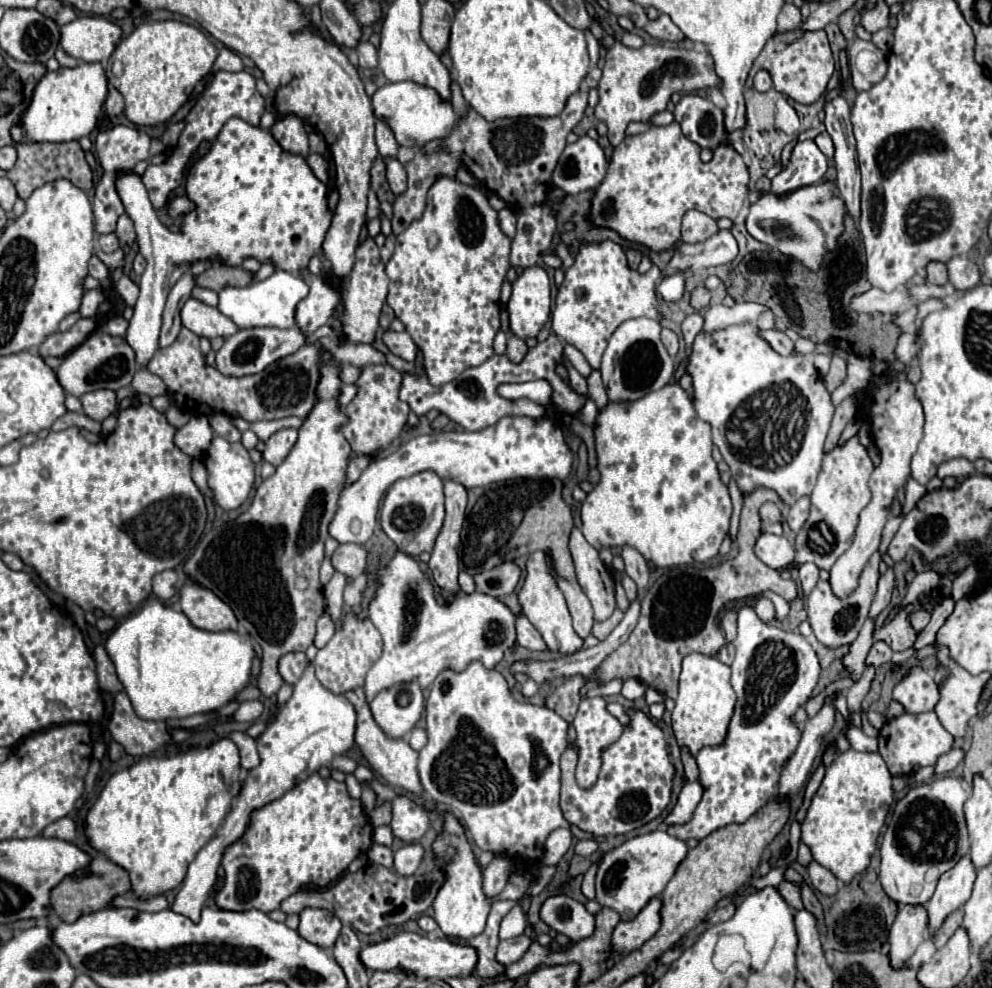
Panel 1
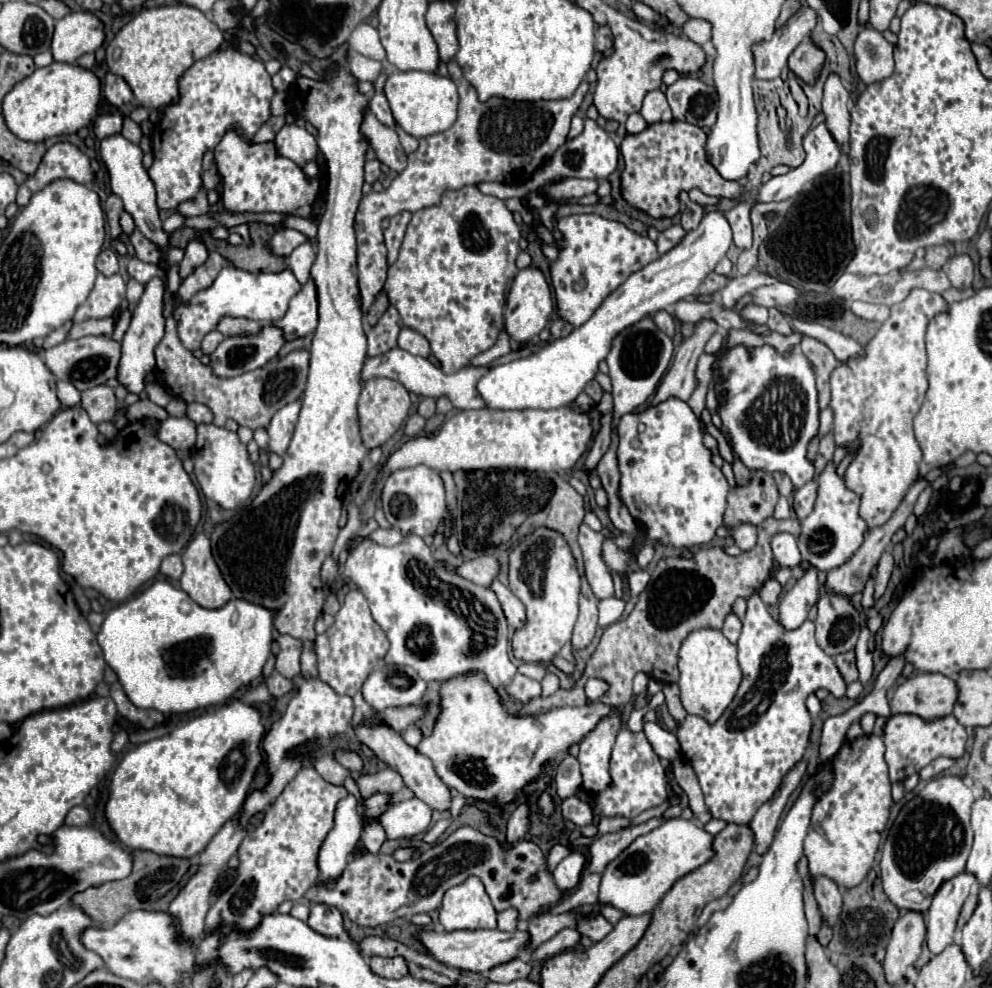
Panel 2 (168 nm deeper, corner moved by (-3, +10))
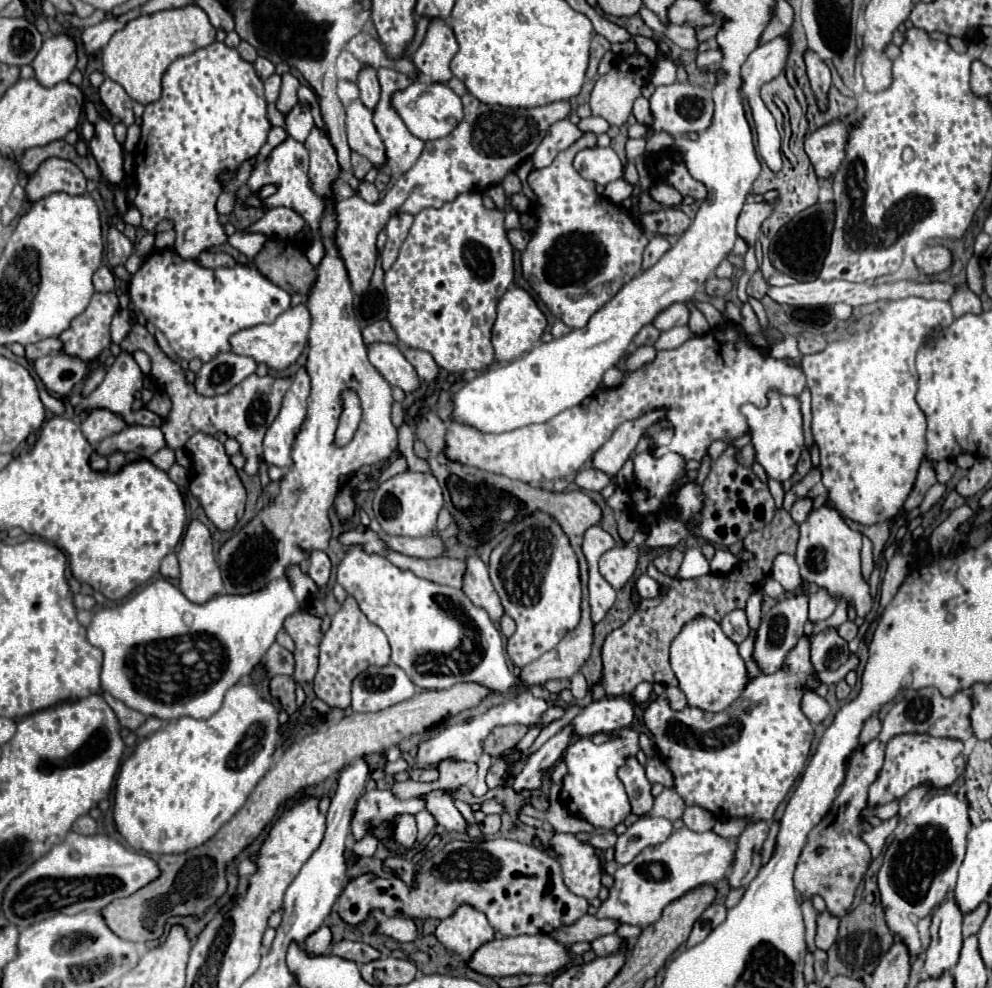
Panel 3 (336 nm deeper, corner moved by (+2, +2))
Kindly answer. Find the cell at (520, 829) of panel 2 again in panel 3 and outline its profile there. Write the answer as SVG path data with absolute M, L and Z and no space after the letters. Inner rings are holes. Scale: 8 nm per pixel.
M568 723L564 725L554 737L550 737L526 763L526 767L522 769L522 773L514 779L514 789L528 789L534 791L542 785L546 771L562 757L562 753L566 751L566 747L570 745L574 737L574 725Z

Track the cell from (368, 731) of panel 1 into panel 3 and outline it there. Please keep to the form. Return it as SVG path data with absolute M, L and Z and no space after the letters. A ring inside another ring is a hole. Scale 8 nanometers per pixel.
M432 791L426 797L426 809L436 817L438 825L442 825L446 831L458 831L466 833L468 823L462 817L462 813L456 809L454 801L444 791Z

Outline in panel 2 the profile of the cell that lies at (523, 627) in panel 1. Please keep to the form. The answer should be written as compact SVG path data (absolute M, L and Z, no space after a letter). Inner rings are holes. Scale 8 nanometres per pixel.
M493 581L491 589L497 593L497 597L501 601L501 607L503 607L503 613L507 617L509 627L521 629L525 625L525 605L499 581Z

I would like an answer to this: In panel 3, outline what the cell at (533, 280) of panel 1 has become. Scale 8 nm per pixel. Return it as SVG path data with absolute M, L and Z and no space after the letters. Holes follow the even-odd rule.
M512 287L504 293L496 307L496 323L492 327L492 345L496 351L496 361L508 363L532 349L546 329L546 317L534 303L534 299L520 287Z

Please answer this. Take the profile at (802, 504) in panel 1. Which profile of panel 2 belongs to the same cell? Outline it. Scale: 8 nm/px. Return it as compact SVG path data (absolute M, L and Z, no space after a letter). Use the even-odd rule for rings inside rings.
M809 481L807 485L795 489L795 493L793 493L793 509L795 509L795 515L799 519L805 519L813 511L815 497L817 497L817 483L815 481Z

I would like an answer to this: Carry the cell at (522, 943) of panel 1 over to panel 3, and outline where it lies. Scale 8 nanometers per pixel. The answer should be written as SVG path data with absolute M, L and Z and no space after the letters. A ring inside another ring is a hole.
M584 915L580 917L580 921L576 921L576 925L556 929L552 937L556 937L556 941L564 941L564 945L574 945L578 941L594 941L602 935L616 933L618 925L620 923L614 919L598 919L594 915Z

